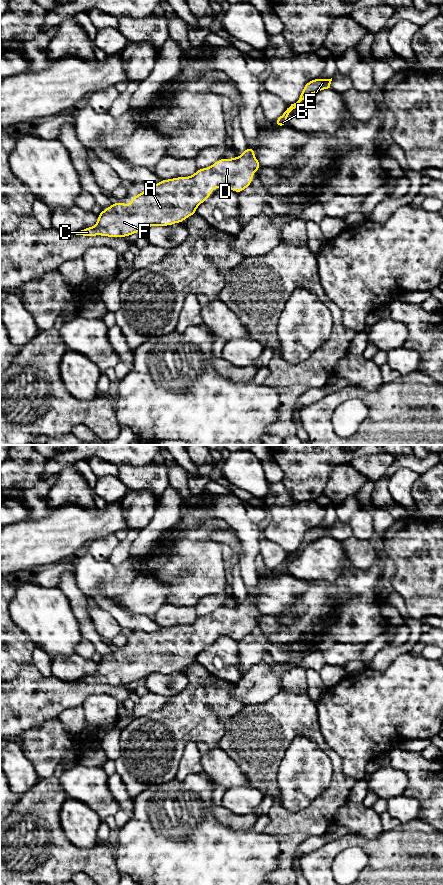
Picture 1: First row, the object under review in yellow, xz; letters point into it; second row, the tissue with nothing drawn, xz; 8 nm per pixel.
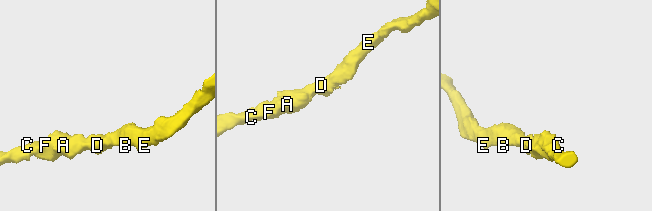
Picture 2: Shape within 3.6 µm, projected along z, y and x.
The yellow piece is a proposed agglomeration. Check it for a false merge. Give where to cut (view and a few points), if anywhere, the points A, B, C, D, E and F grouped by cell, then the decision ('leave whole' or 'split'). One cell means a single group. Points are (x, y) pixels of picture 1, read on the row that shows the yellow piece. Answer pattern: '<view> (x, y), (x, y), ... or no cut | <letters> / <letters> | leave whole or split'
no cut | A B C D E F | leave whole

